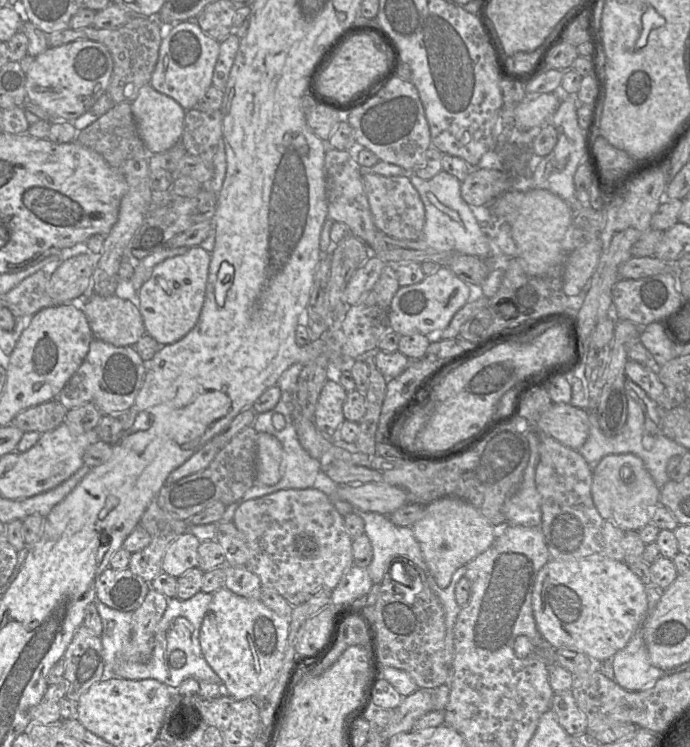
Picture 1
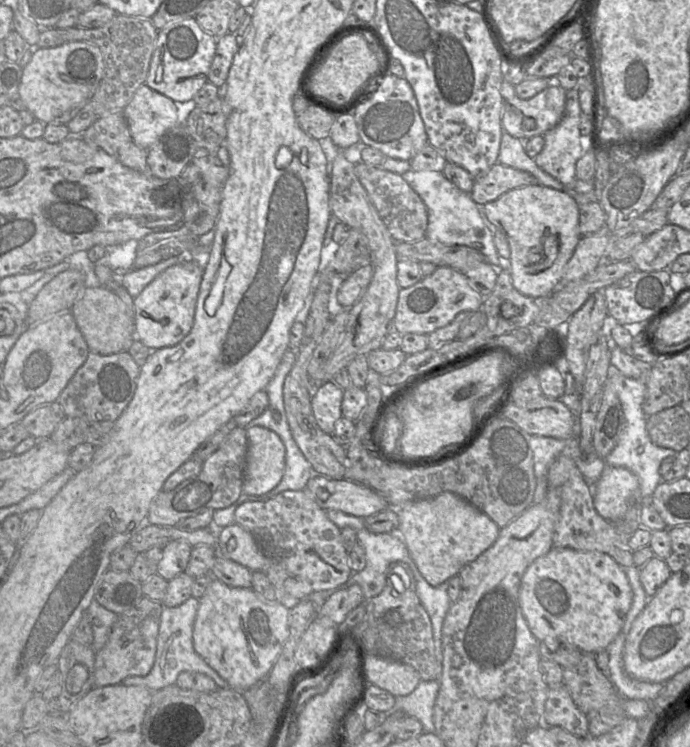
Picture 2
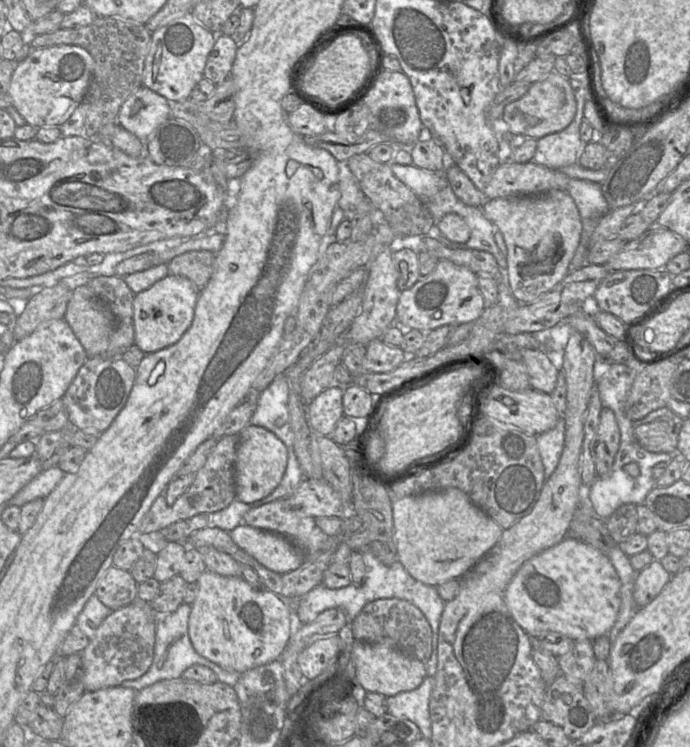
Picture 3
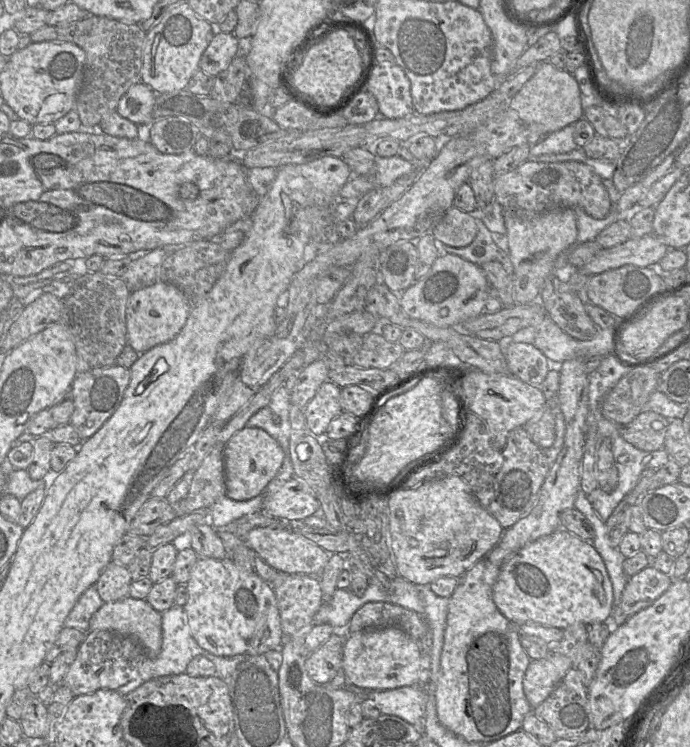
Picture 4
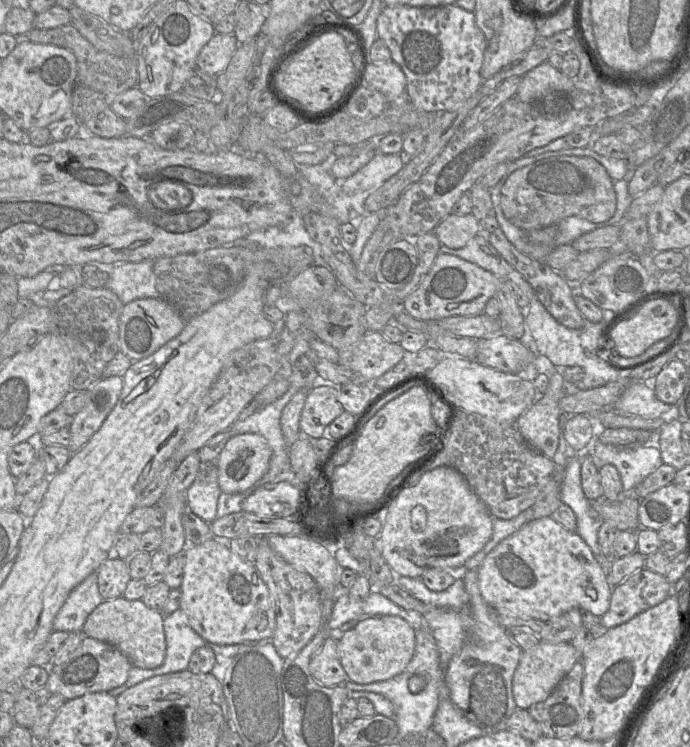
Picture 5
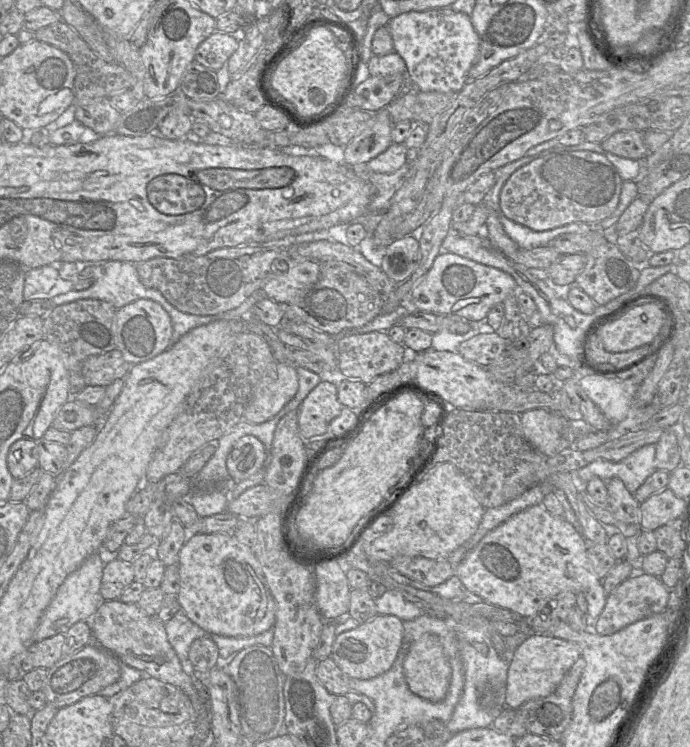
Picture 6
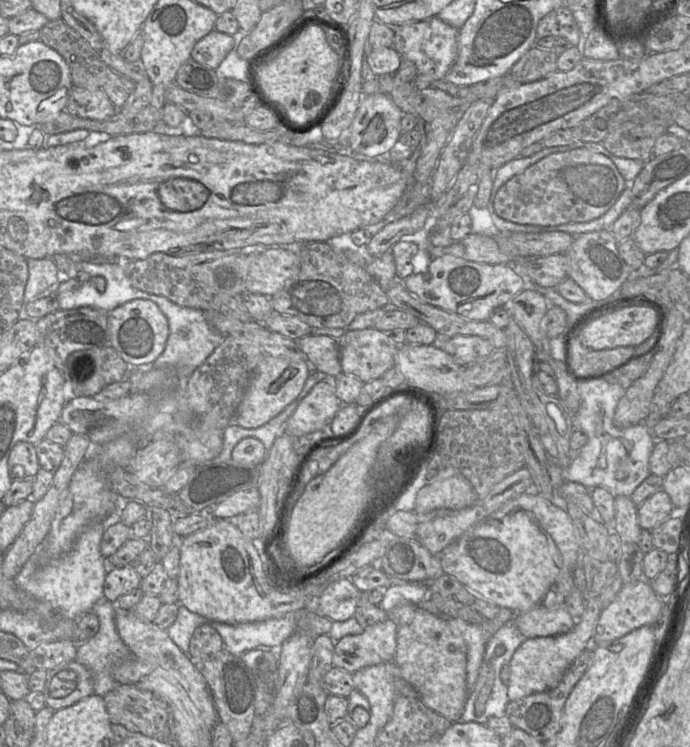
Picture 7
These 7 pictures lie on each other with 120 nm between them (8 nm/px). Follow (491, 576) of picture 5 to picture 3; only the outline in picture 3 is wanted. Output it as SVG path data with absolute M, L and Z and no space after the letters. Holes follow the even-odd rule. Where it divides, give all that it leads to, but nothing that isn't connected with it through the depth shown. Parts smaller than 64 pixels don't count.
M567 536L559 544L526 561L513 577L504 595L516 622L529 636L560 633L573 641L594 640L607 635L621 606L621 581L608 556L590 544Z

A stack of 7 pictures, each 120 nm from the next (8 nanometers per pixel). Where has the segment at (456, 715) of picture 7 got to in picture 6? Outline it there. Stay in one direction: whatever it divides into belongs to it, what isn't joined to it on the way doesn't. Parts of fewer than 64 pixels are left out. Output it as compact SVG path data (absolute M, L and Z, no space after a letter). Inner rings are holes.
M423 634L410 646L403 669L412 693L431 702L440 702L445 698L451 680L451 667L435 634Z

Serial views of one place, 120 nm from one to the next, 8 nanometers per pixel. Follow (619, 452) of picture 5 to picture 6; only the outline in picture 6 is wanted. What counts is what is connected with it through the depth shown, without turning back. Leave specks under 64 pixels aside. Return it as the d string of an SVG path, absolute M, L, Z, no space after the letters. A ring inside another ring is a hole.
M648 444L635 450L626 458L619 462L612 462L605 459L596 459L590 464L570 473L579 483L587 483L593 477L599 477L604 481L617 477L621 479L627 490L634 494L635 491L644 483L644 481L655 471L655 453L656 444Z

